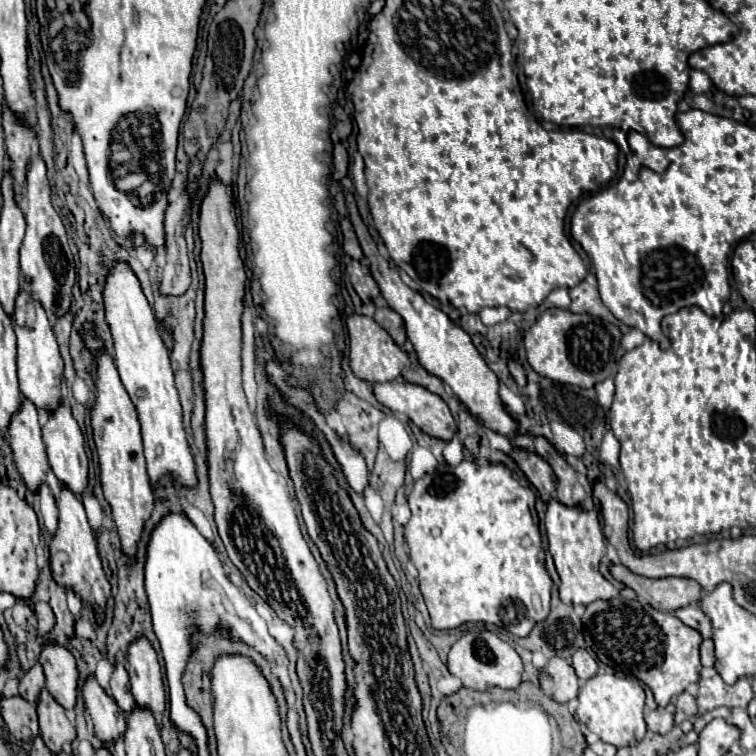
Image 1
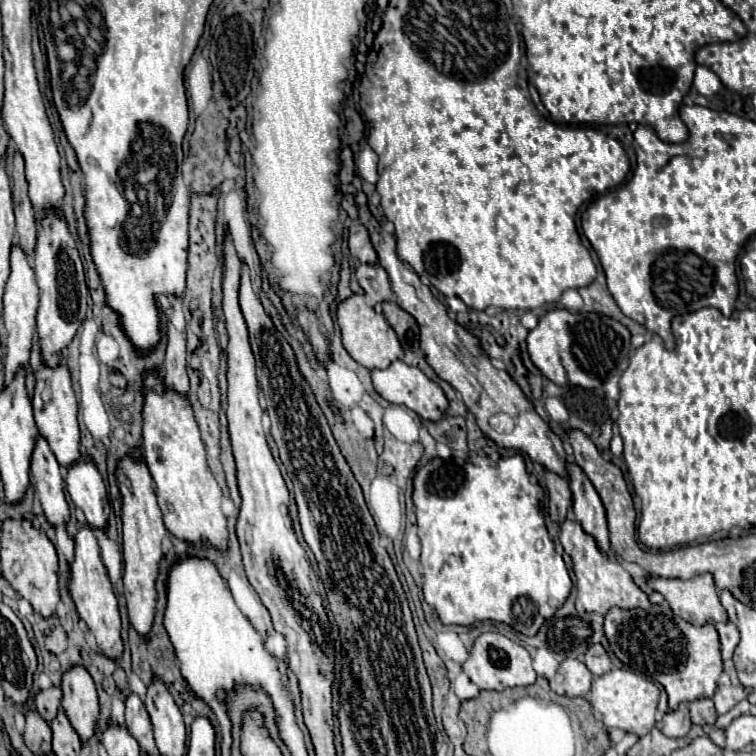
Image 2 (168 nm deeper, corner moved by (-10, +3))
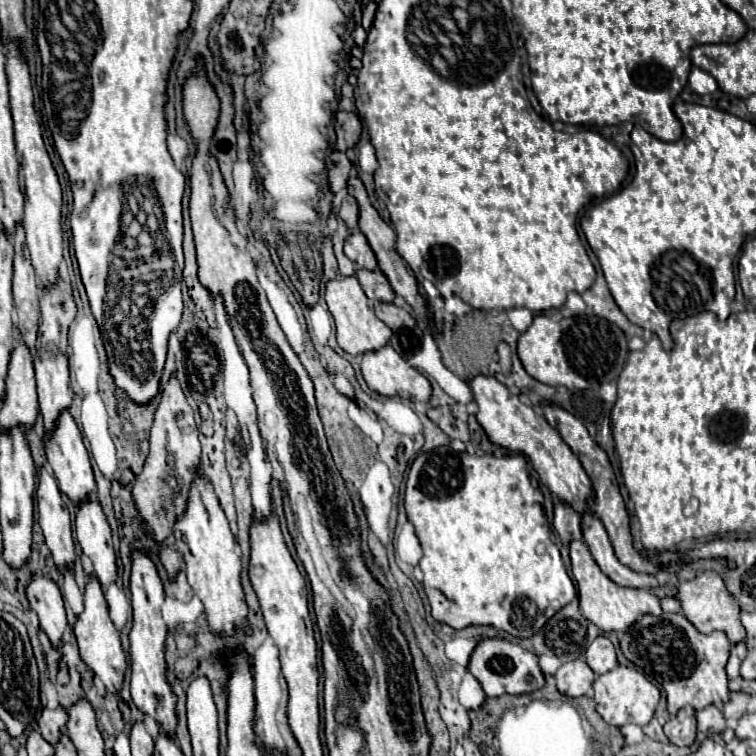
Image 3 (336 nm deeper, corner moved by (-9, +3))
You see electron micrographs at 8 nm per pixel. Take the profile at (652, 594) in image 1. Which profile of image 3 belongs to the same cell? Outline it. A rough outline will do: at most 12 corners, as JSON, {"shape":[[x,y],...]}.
{"shape":[[706,569],[678,587],[686,619],[704,635],[746,639],[722,575]]}

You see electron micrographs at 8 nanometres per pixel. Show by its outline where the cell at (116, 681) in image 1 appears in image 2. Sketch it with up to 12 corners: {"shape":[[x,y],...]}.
{"shape":[[127,695],[125,725],[143,753],[155,753],[143,701]]}

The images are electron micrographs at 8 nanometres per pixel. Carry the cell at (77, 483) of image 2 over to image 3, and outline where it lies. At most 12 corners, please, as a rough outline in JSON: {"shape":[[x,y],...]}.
{"shape":[[96,499],[76,509],[76,537],[102,591],[118,579],[110,525]]}

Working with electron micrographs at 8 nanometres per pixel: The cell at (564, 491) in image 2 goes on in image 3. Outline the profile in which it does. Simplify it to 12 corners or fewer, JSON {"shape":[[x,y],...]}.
{"shape":[[564,503],[554,507],[554,527],[564,545],[582,539],[582,517]]}

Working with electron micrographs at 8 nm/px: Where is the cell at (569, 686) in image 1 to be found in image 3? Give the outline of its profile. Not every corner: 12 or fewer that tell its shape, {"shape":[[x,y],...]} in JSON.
{"shape":[[582,659],[564,663],[556,673],[566,697],[590,695],[594,671]]}

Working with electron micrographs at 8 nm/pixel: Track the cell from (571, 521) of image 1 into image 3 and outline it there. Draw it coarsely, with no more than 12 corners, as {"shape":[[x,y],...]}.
{"shape":[[584,541],[570,543],[582,615],[606,633],[642,615],[660,599],[610,581]]}

